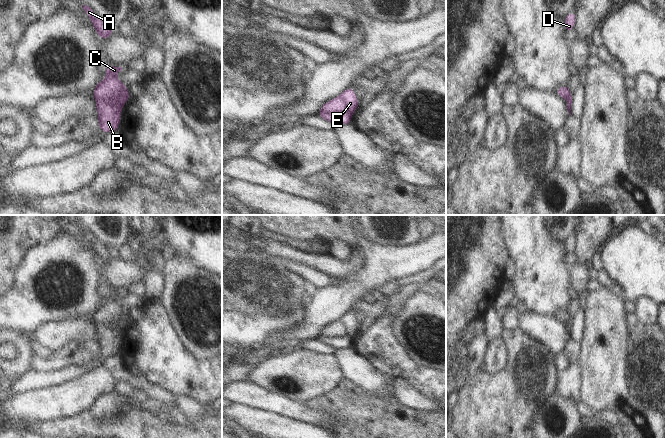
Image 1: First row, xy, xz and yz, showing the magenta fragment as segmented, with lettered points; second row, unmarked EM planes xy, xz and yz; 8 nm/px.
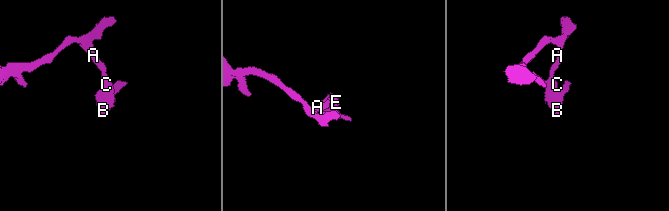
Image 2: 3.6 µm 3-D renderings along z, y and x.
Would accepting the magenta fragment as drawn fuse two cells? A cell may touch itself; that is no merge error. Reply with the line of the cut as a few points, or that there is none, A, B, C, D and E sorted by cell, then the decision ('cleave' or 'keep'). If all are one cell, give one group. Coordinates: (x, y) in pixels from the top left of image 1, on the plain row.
xy (128, 317), (121, 316), (107, 323), (95, 322) | A C D E / B | cleave

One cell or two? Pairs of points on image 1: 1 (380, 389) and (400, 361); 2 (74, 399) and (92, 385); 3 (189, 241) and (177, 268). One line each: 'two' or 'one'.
1: two
2: one
3: two

